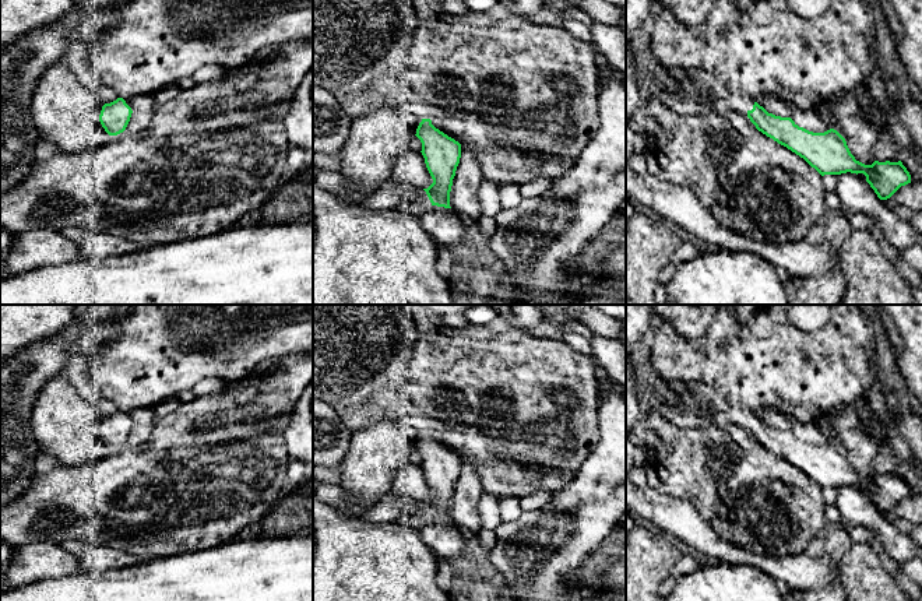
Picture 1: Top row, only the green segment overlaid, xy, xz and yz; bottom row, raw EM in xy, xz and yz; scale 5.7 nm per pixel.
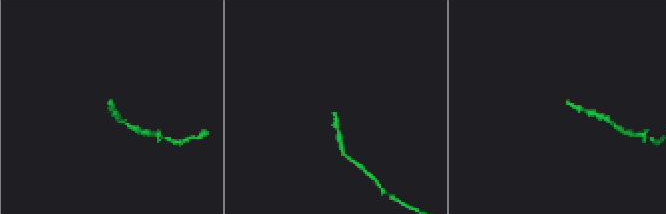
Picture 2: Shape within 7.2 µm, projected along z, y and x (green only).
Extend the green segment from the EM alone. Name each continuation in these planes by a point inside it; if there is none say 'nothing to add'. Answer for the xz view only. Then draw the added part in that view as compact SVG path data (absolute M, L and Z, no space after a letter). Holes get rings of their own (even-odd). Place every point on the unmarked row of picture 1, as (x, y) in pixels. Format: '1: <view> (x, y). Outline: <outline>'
nothing to add

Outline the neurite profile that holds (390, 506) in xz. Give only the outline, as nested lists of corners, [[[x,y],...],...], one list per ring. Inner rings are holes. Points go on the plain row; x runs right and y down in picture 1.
[[[390,491],[370,506],[362,517],[372,523],[388,523],[395,521],[401,514],[419,514],[422,512],[429,512],[422,500],[398,496]]]

